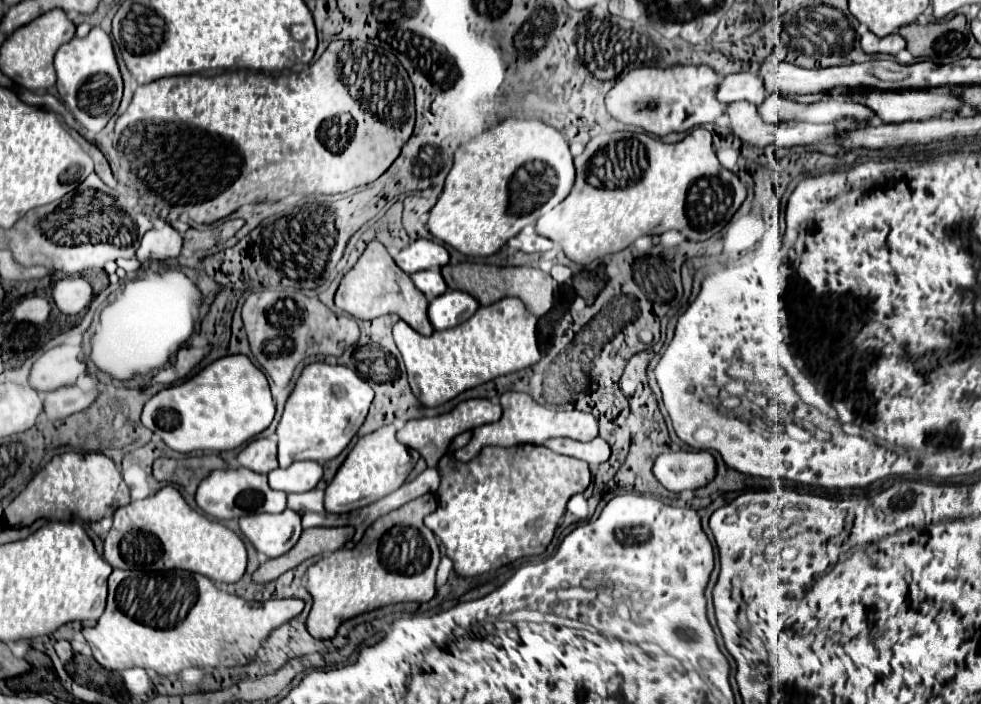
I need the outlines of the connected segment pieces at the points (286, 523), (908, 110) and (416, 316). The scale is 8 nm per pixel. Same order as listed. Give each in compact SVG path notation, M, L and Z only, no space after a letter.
M285 509L279 515L245 515L239 519L239 527L255 549L269 559L287 553L299 541L303 531L301 517L293 509Z
M851 89L845 95L829 95L829 93L809 93L809 95L787 95L787 99L793 99L797 103L817 103L825 99L845 99L857 105L867 105L875 117L879 117L883 123L901 123L901 121L921 121L935 115L941 115L943 111L957 111L957 99L951 95L945 95L939 89L901 89L901 91L875 91L875 89Z
M371 241L355 267L343 277L337 293L335 305L345 313L353 315L355 319L375 319L387 313L397 313L405 323L409 323L417 333L431 335L433 327L427 319L427 299L425 295L413 285L407 273L397 269L397 263L391 259L387 249L379 241Z

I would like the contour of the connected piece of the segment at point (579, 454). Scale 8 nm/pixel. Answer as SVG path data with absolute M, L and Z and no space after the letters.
M559 437L559 439L549 439L545 443L545 447L549 447L551 451L555 453L561 453L561 455L571 455L575 459L583 459L589 463L589 467L599 467L601 463L605 463L611 455L611 447L605 439L601 437L595 437L593 441L589 443L583 443L583 441L573 441L573 439L565 439L565 437Z

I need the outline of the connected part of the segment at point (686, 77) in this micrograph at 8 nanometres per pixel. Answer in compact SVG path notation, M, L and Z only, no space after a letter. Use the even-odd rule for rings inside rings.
M677 65L671 69L635 69L623 79L617 79L607 97L607 111L629 125L643 127L653 135L685 133L695 125L713 123L725 115L727 105L719 103L715 93L721 75L707 65Z

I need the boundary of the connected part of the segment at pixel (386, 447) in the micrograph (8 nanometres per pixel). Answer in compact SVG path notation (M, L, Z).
M385 425L369 435L359 437L359 441L355 443L355 447L349 451L347 459L339 467L337 475L325 489L325 509L329 513L349 513L361 509L393 493L405 483L405 479L409 477L409 473L413 471L419 459L419 453L401 445L395 433L397 433L395 425Z

